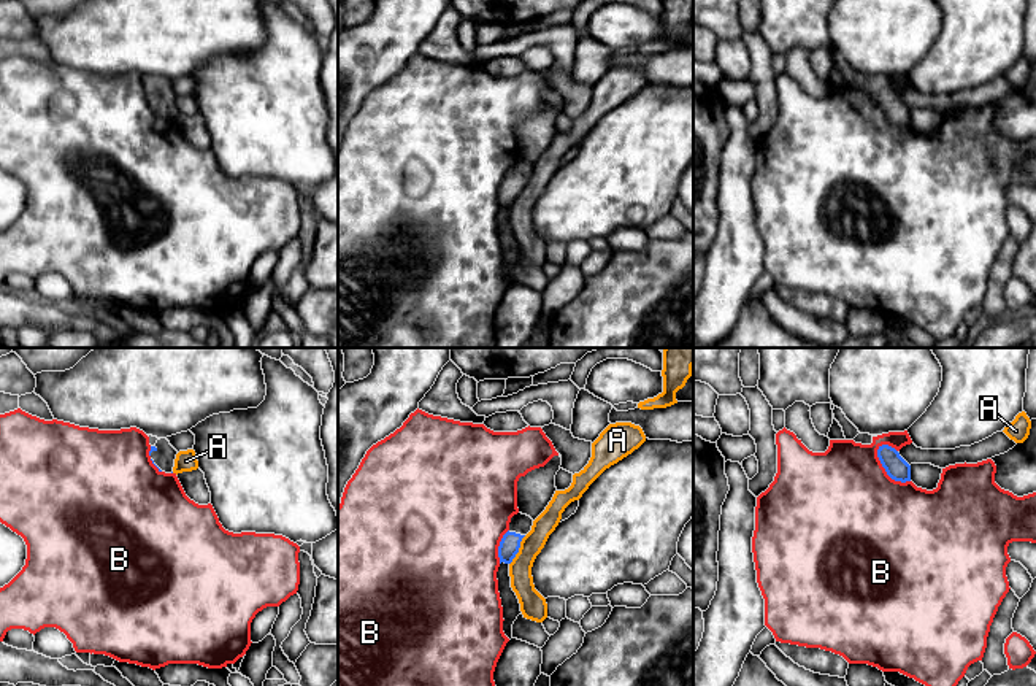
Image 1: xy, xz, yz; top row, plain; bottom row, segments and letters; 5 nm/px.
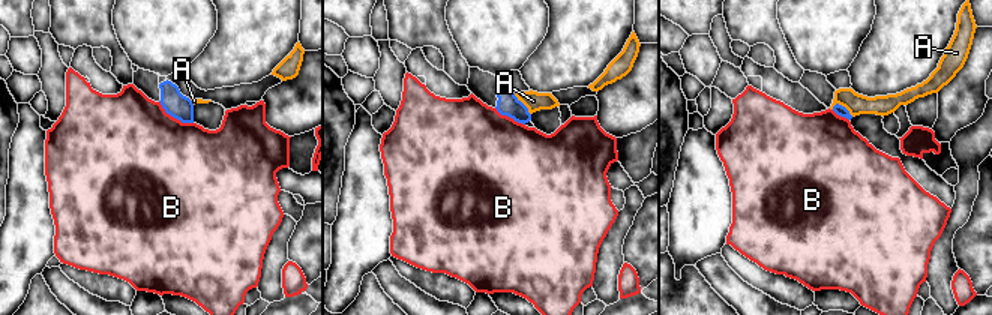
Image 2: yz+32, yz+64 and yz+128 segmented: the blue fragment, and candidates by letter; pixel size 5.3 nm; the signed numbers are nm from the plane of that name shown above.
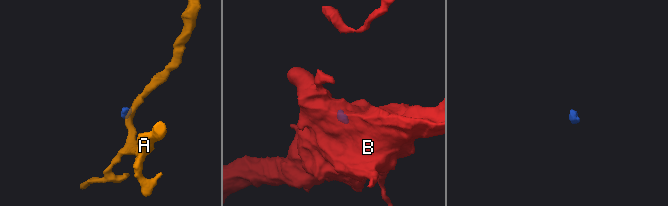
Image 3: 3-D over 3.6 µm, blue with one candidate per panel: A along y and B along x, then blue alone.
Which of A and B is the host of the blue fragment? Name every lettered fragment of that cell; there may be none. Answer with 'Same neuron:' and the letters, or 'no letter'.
Same neuron: no letter

